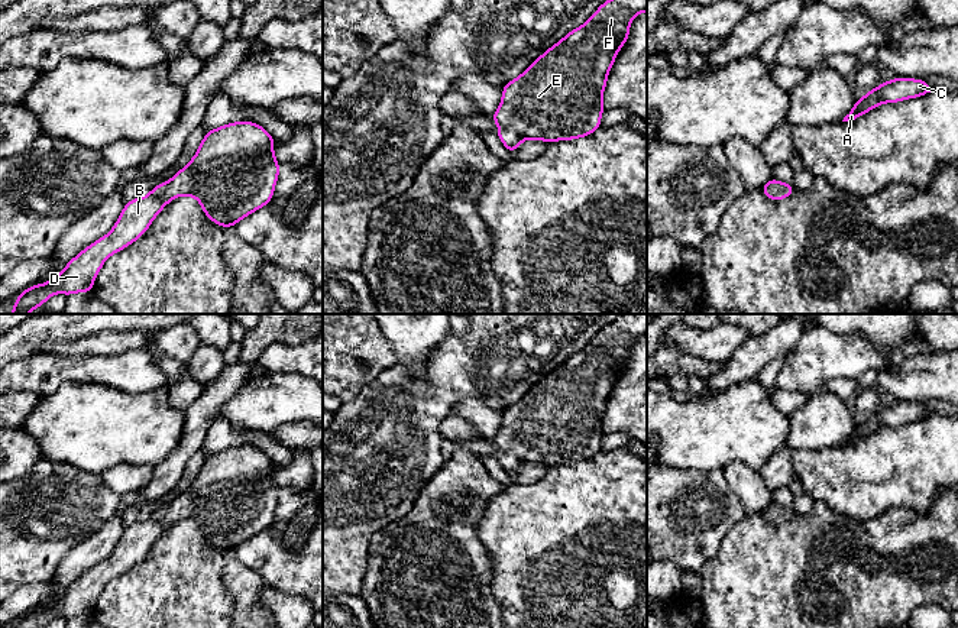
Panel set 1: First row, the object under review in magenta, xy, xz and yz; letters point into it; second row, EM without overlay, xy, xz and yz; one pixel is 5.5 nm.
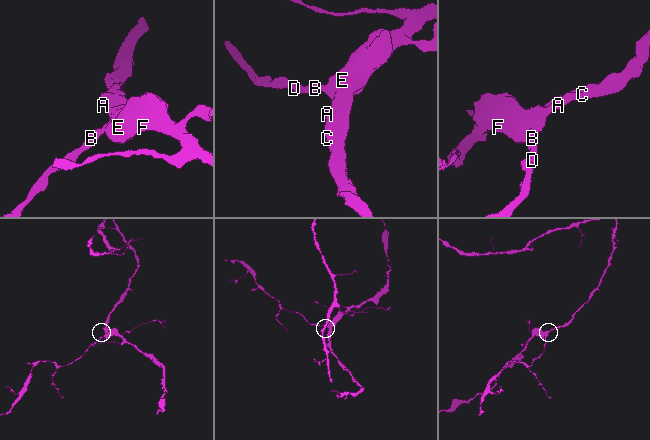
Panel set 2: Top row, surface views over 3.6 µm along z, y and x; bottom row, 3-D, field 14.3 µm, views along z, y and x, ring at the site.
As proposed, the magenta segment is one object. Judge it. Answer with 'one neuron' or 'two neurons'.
one neuron

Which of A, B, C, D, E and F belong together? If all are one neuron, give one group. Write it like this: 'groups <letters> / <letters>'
groups A B C D E F

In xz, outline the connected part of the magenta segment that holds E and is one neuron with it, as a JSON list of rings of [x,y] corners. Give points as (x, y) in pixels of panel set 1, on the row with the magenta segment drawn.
[[[608,0],[577,29],[547,49],[518,78],[504,85],[499,109],[489,117],[498,124],[496,133],[504,146],[512,153],[525,139],[547,143],[586,137],[601,127],[603,113],[602,96],[609,69],[618,51],[630,36],[630,23],[641,12],[647,12],[647,0]]]

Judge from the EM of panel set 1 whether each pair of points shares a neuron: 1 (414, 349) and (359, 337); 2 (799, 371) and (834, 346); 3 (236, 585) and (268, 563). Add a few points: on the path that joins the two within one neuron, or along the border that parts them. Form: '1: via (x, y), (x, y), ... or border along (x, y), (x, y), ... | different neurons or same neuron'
1: border along (379, 329), (391, 345), (397, 362) | different neurons
2: via (808, 368), (821, 355), (825, 355) | same neuron
3: border along (232, 552), (269, 586) | different neurons

